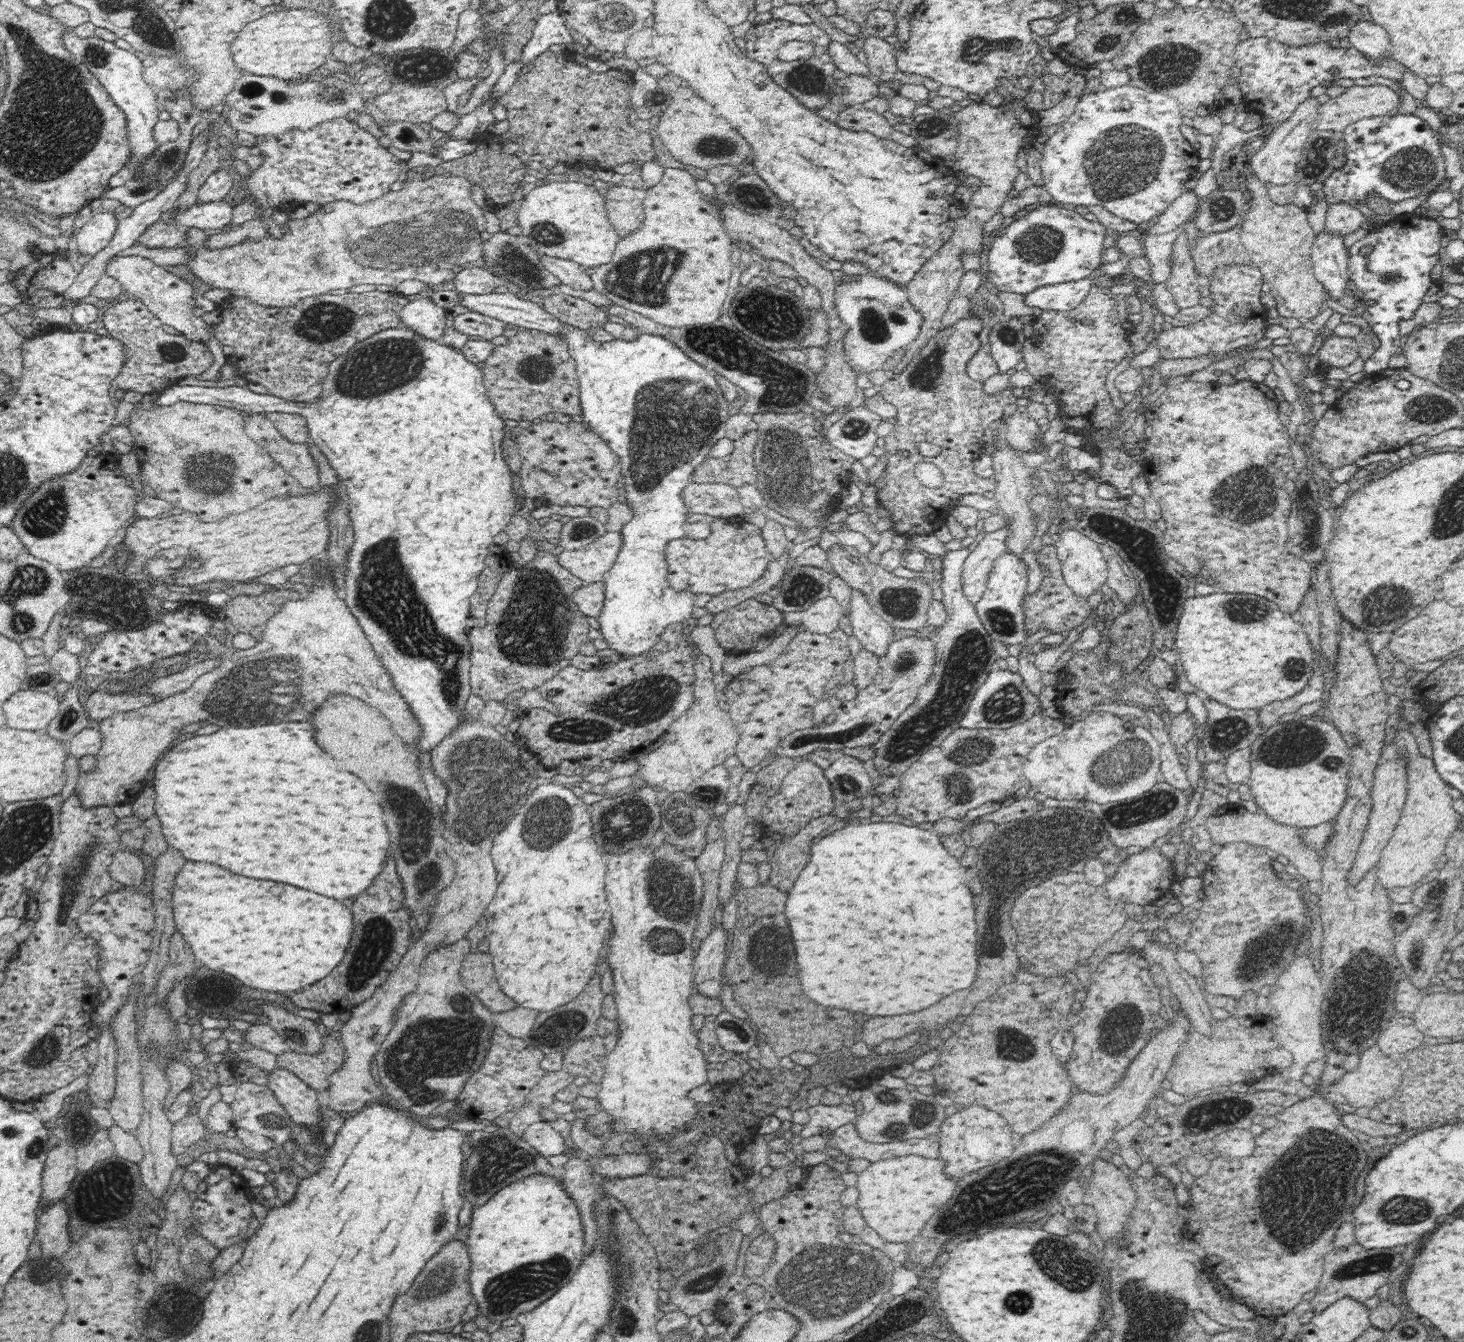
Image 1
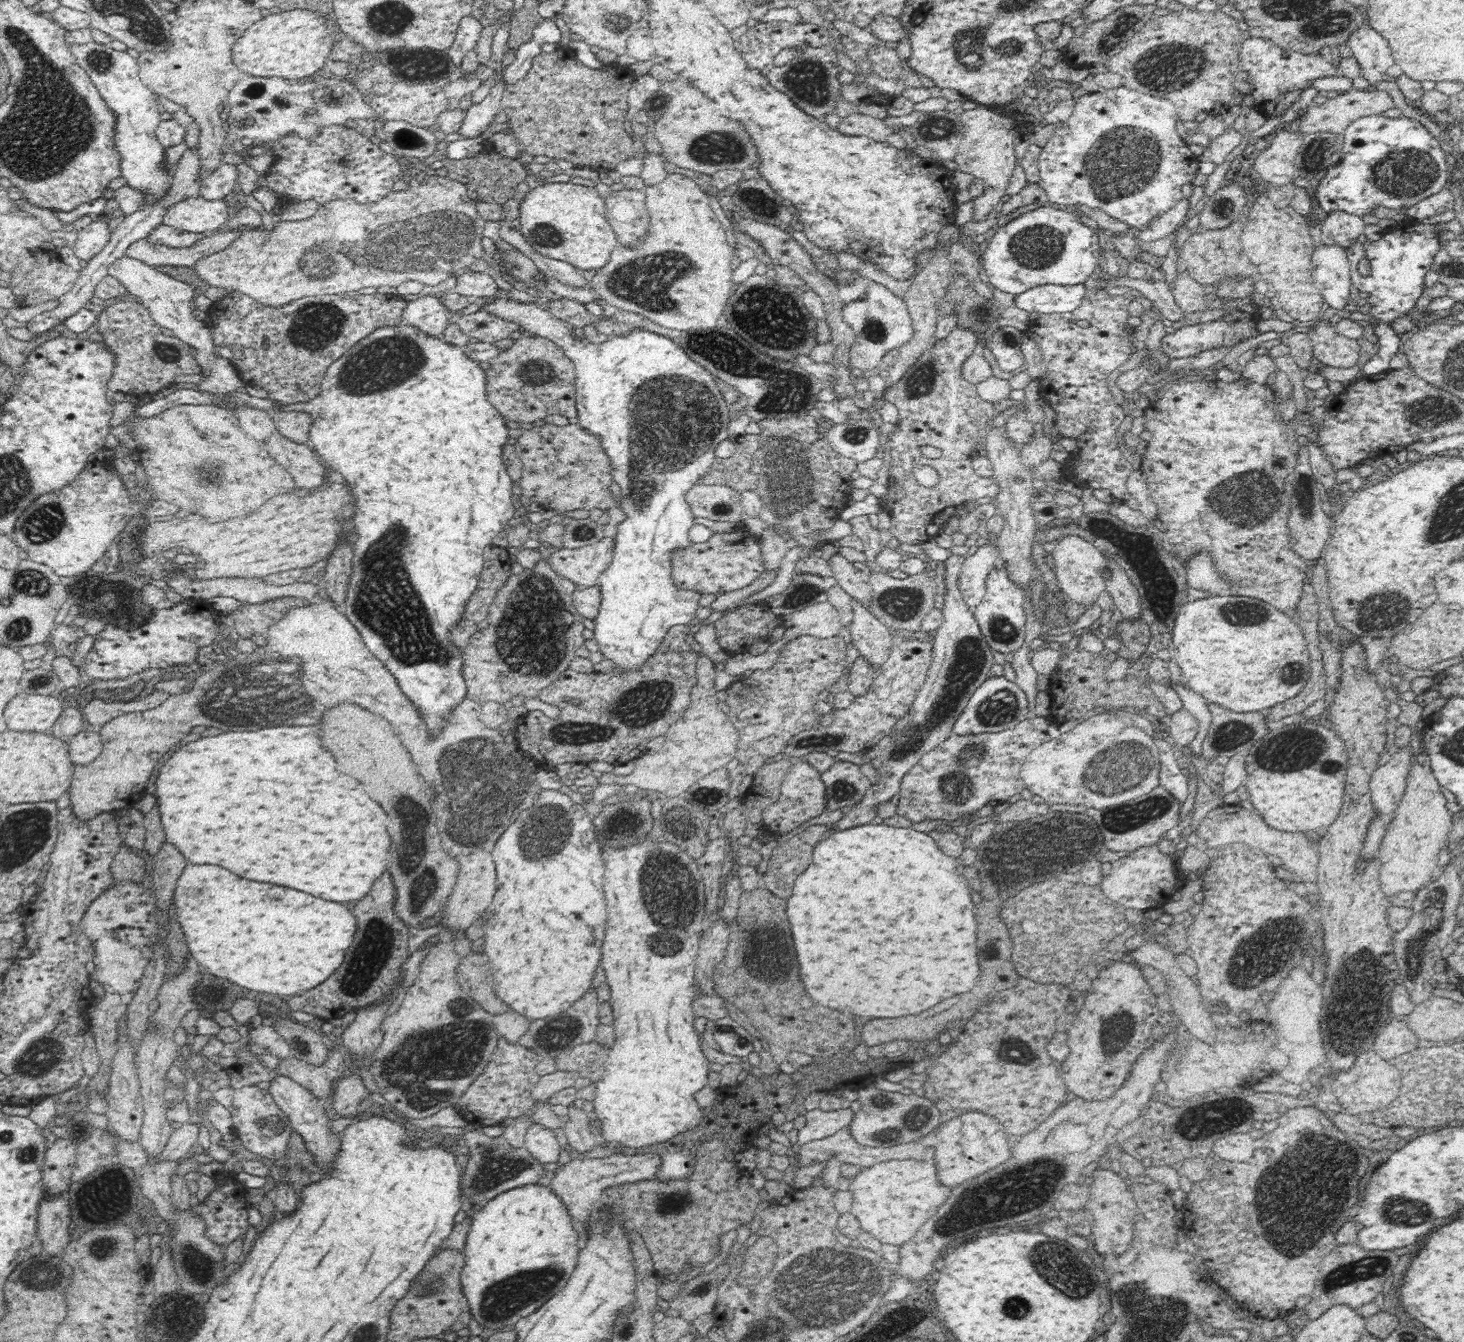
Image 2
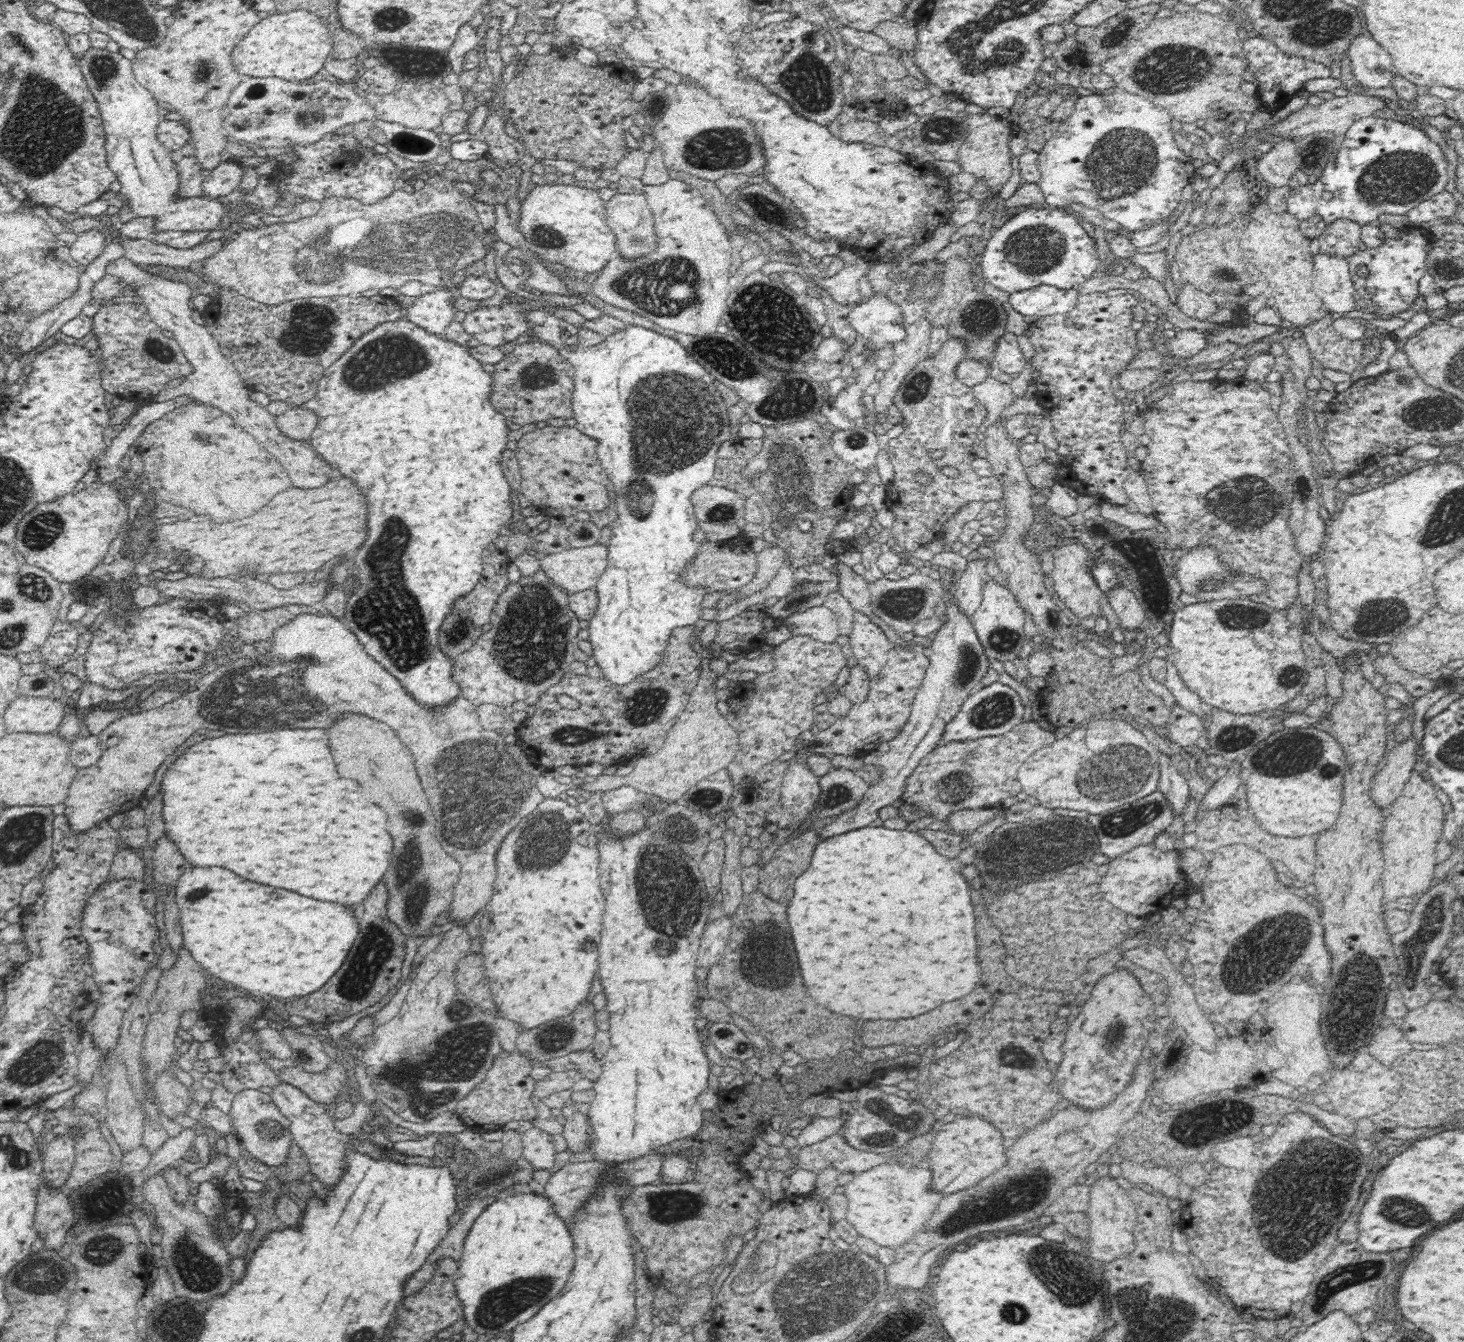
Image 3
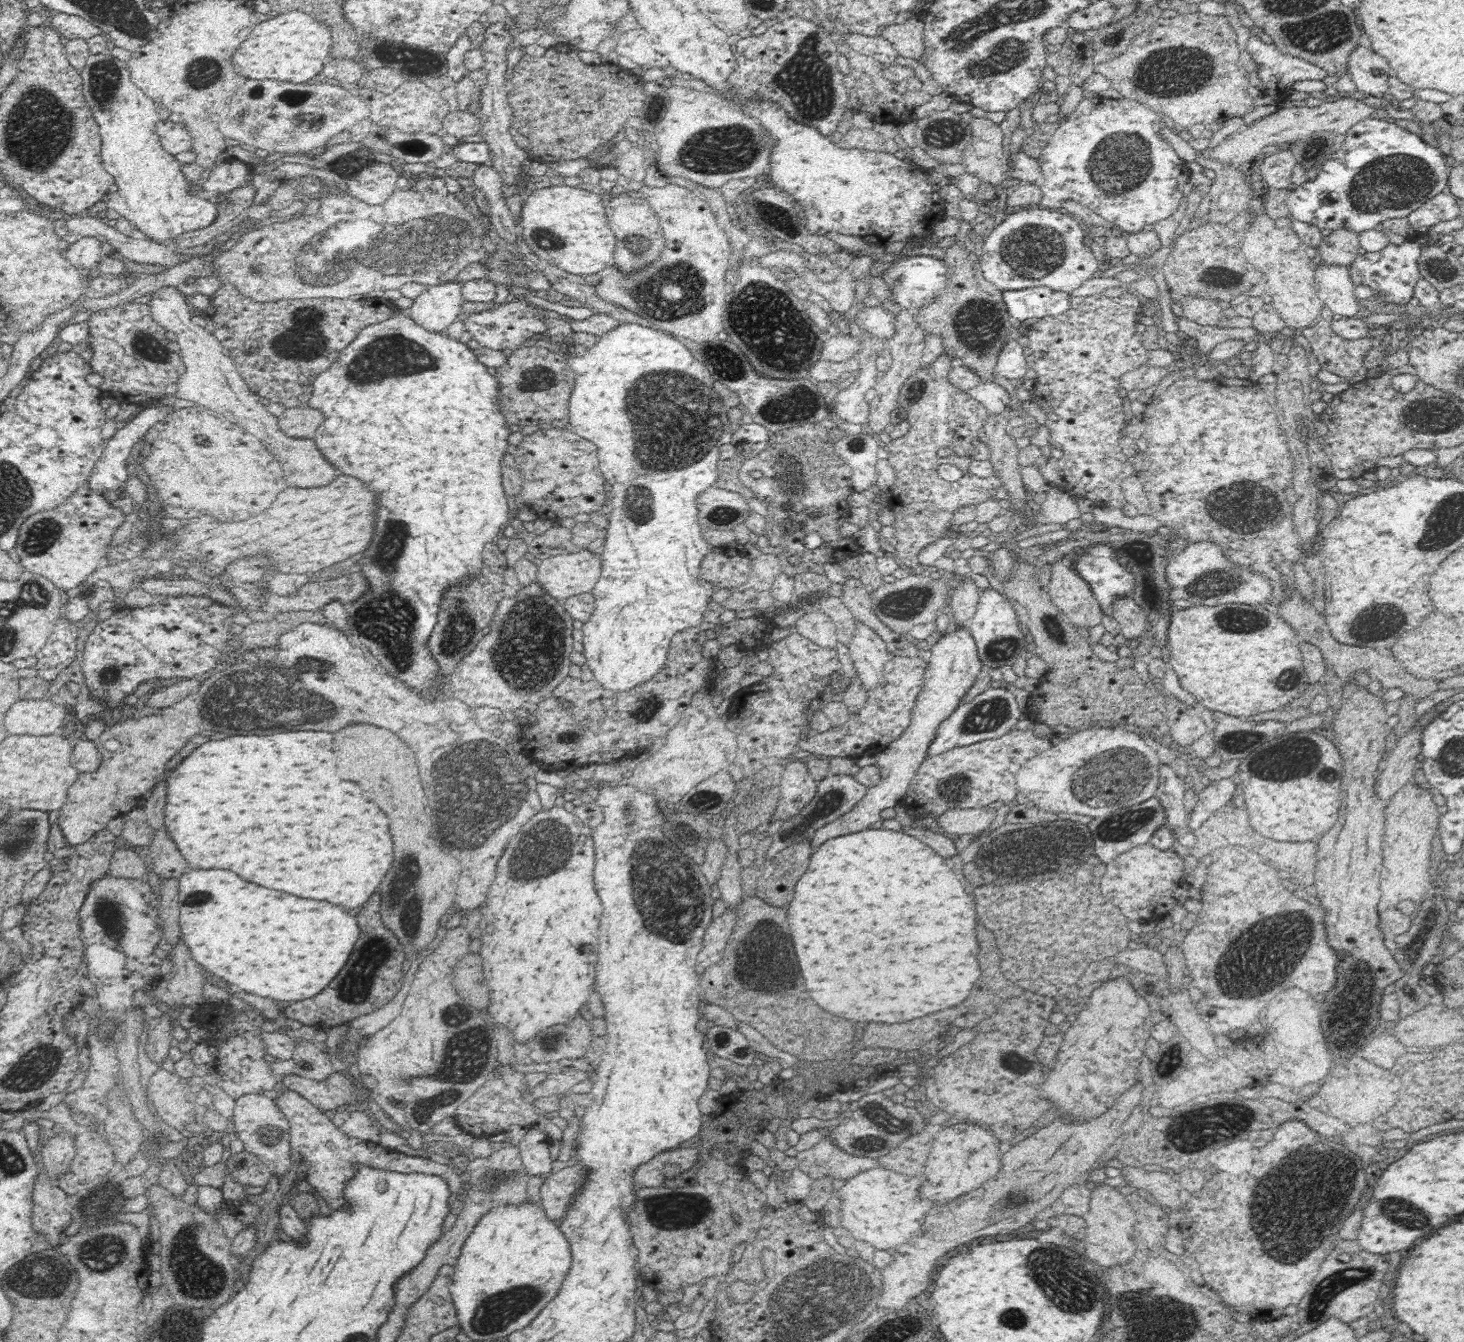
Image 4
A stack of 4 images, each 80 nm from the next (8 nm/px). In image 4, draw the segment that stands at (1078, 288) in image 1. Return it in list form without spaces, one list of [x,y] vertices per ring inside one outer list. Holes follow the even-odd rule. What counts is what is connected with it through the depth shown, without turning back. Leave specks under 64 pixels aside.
[[[1034,287],[1000,292],[1008,312],[1015,322],[1023,323],[1028,318],[1044,318],[1062,314],[1070,306],[1068,293],[1047,287]]]

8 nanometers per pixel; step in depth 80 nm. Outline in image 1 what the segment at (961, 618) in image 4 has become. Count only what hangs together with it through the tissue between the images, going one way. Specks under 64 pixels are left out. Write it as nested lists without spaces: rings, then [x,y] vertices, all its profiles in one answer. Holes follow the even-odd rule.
[[[1006,526],[994,532],[985,533],[983,540],[972,547],[972,551],[968,555],[968,558],[964,560],[961,583],[966,599],[968,599],[968,601],[970,601],[973,605],[975,605],[982,598],[982,595],[986,590],[989,574],[993,568],[993,562],[1000,555],[1007,552],[1004,544],[1006,534],[1008,534],[1008,531],[1006,531]]]

